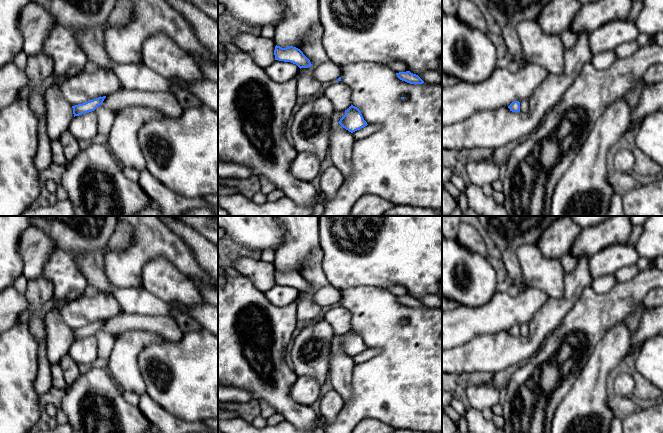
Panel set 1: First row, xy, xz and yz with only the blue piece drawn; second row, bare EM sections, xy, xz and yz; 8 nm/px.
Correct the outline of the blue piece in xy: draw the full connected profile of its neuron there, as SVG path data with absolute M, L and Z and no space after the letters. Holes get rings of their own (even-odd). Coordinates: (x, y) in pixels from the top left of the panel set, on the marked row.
M106 96L98 97L85 103L72 106L74 117L94 111L98 106L102 105L105 98Z

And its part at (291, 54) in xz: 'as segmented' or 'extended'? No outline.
as segmented

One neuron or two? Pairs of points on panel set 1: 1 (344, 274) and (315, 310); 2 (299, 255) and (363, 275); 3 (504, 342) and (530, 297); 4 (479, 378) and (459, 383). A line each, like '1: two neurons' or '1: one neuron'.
1: two neurons
2: two neurons
3: two neurons
4: one neuron

